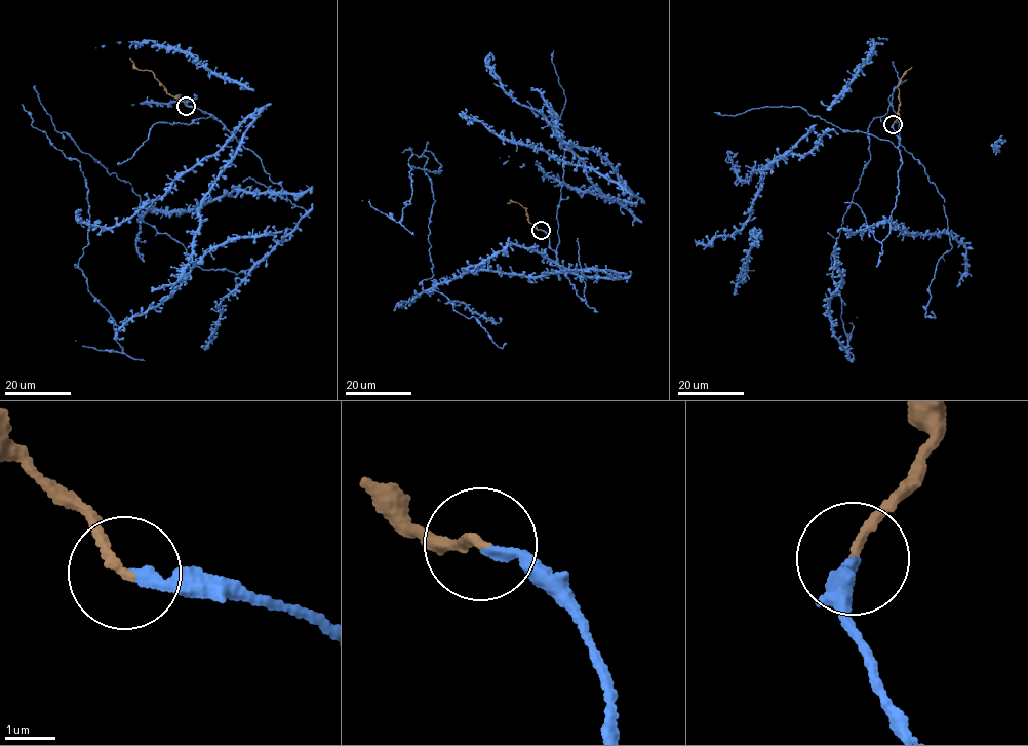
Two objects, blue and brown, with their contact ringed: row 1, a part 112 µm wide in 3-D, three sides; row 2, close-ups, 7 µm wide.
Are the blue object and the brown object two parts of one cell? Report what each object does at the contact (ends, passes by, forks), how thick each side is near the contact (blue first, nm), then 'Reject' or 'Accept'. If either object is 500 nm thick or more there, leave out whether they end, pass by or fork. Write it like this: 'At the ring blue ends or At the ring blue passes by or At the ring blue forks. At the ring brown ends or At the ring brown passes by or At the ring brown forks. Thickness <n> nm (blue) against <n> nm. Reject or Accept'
At the ring blue ends. At the ring brown ends. Thickness 220 nm (blue) against 180 nm. Accept

